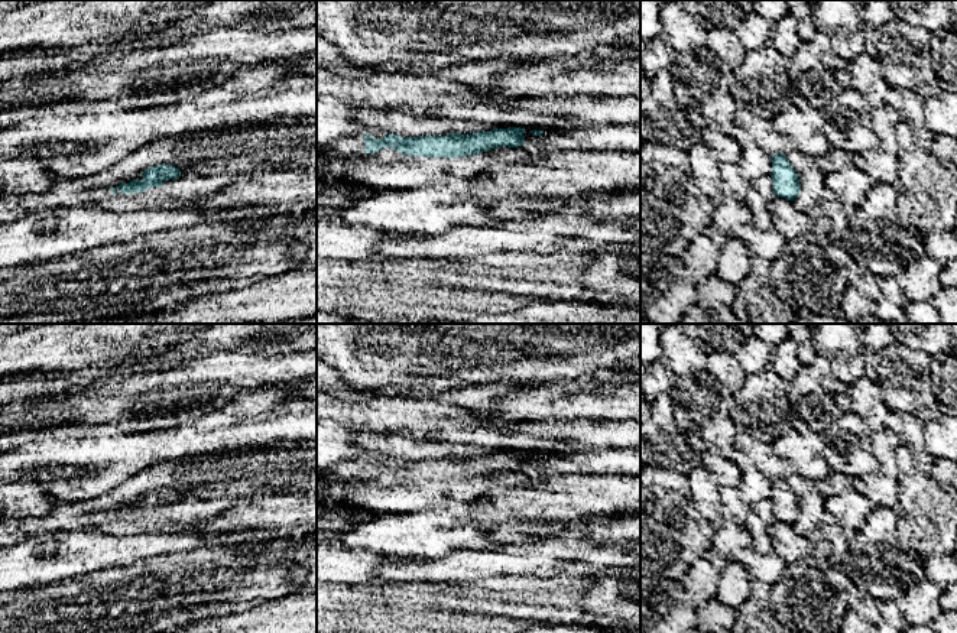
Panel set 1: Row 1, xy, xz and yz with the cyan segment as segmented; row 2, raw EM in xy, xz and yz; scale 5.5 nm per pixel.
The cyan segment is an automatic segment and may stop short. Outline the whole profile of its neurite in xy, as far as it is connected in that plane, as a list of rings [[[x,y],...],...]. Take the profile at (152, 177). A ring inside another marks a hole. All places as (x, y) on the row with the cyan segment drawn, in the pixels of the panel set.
[[[159,165],[159,166],[152,166],[149,169],[146,169],[143,173],[140,173],[143,178],[140,181],[133,179],[129,184],[120,184],[119,186],[108,189],[113,195],[116,195],[116,189],[119,188],[121,194],[129,195],[129,194],[136,194],[136,192],[146,192],[147,188],[162,188],[165,181],[169,179],[175,179],[181,176],[181,171],[175,166],[169,166],[169,165]]]

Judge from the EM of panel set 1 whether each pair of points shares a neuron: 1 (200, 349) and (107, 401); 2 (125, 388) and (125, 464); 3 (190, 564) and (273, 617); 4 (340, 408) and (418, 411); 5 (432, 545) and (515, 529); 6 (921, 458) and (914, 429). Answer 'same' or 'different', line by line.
1: different
2: different
3: different
4: same
5: same
6: same

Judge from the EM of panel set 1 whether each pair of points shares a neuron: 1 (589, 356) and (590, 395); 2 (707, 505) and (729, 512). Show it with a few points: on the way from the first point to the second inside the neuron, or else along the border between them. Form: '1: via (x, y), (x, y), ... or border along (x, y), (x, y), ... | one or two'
1: border along (590, 375), (555, 382) | two
2: border along (719, 486), (719, 513), (724, 519) | two

